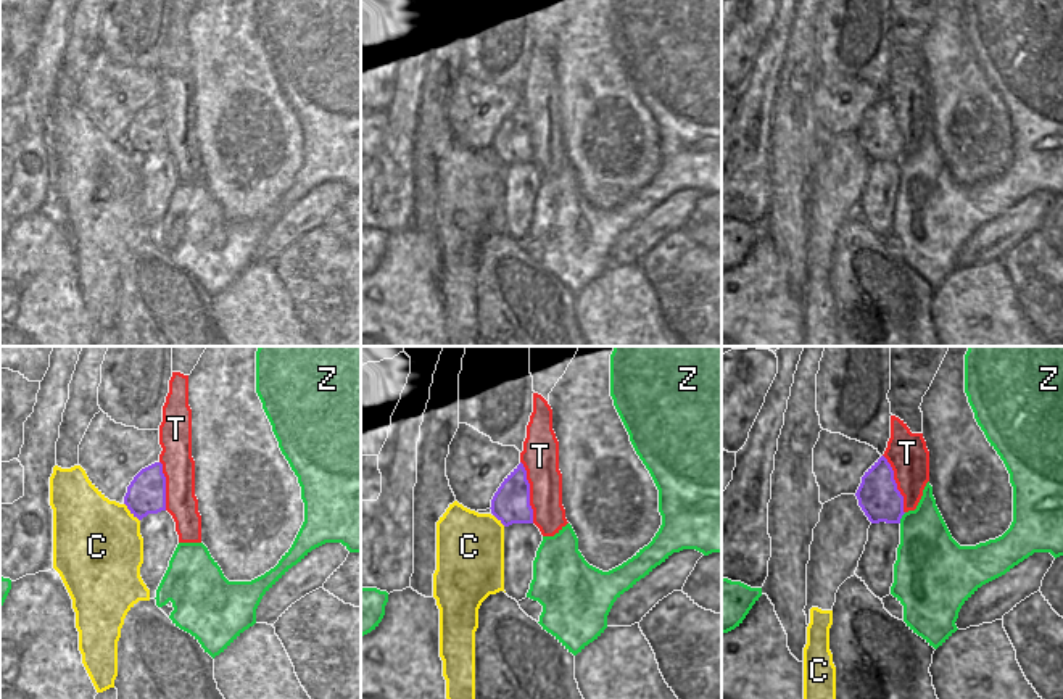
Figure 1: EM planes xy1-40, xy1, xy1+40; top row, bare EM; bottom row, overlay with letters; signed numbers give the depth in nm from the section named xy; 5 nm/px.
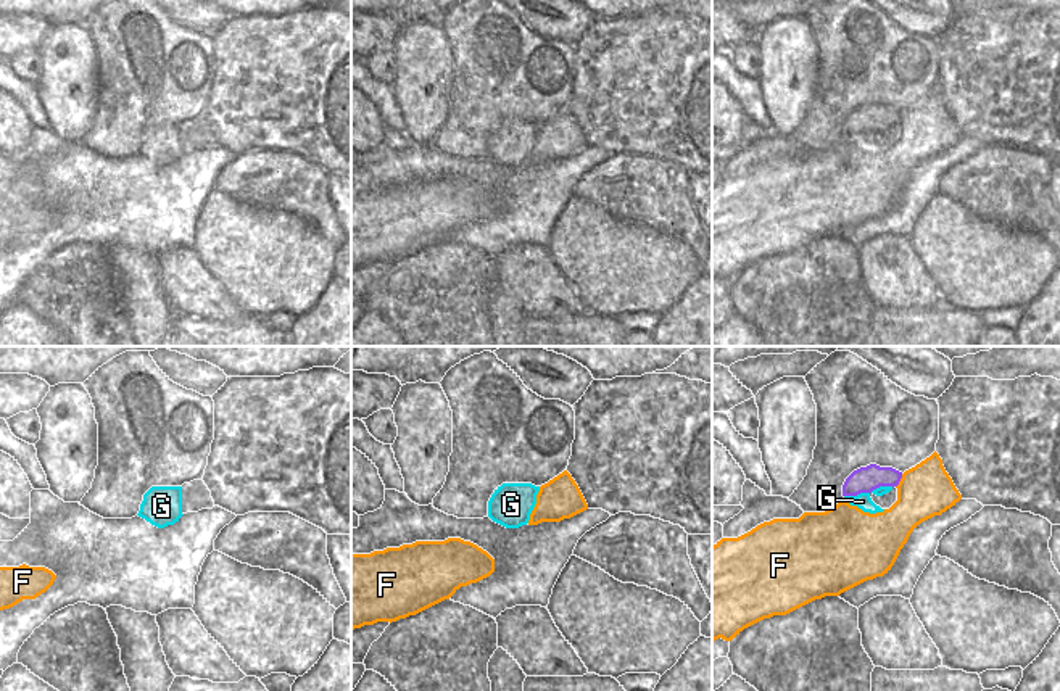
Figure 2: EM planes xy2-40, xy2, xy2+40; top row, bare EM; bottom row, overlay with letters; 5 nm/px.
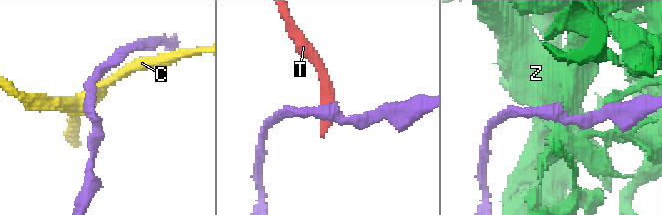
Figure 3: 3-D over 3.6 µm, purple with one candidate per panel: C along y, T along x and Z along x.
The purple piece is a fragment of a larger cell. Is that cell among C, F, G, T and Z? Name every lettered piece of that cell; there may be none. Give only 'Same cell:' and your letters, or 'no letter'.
Same cell: G

